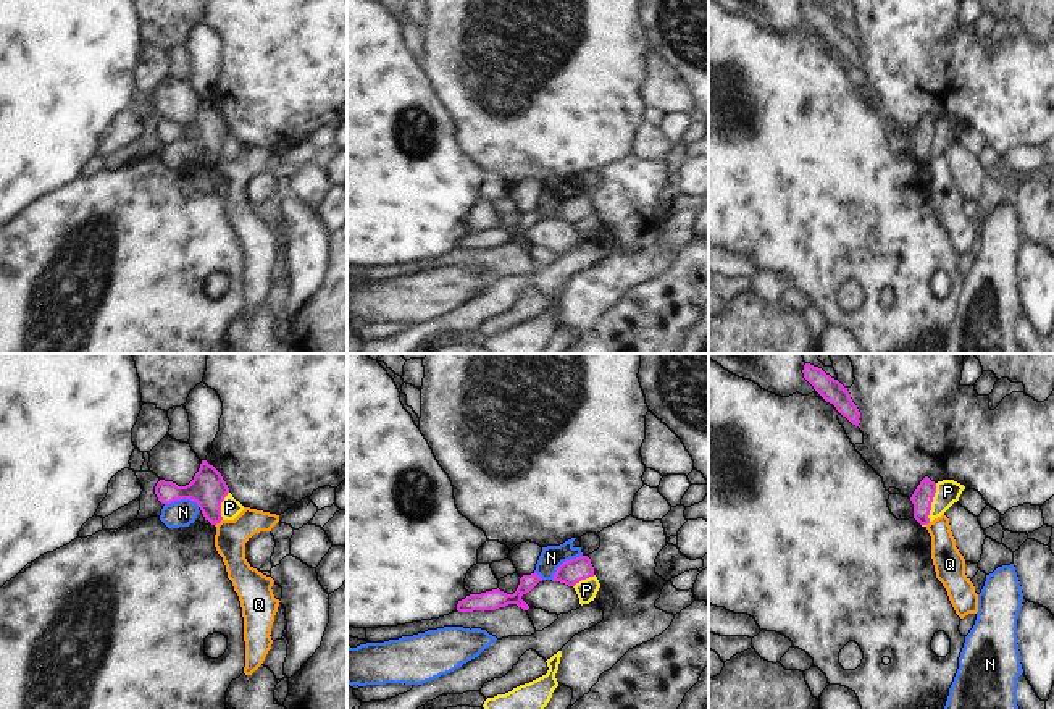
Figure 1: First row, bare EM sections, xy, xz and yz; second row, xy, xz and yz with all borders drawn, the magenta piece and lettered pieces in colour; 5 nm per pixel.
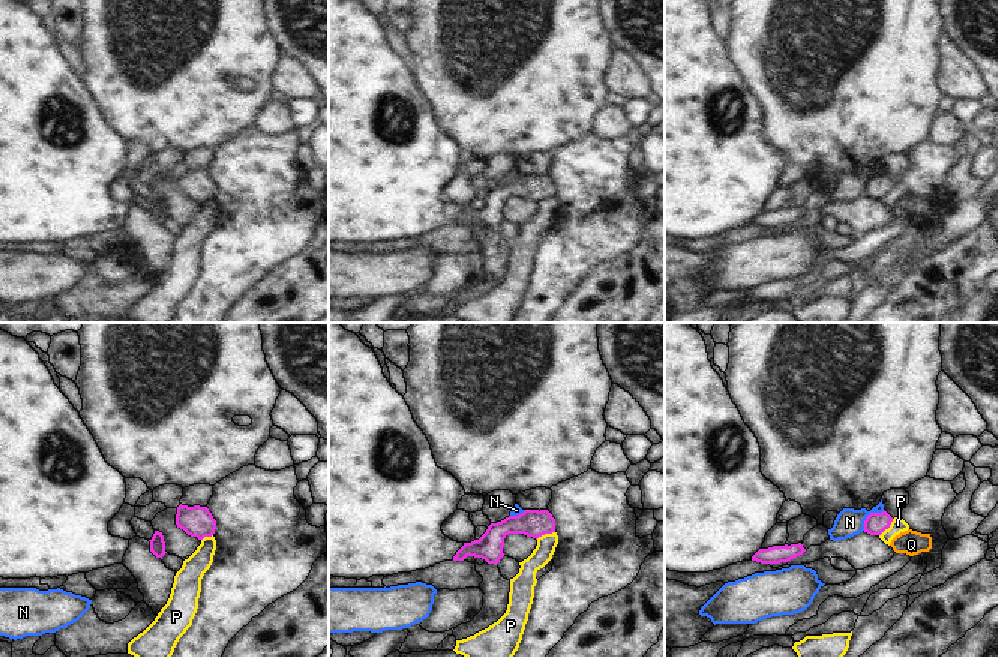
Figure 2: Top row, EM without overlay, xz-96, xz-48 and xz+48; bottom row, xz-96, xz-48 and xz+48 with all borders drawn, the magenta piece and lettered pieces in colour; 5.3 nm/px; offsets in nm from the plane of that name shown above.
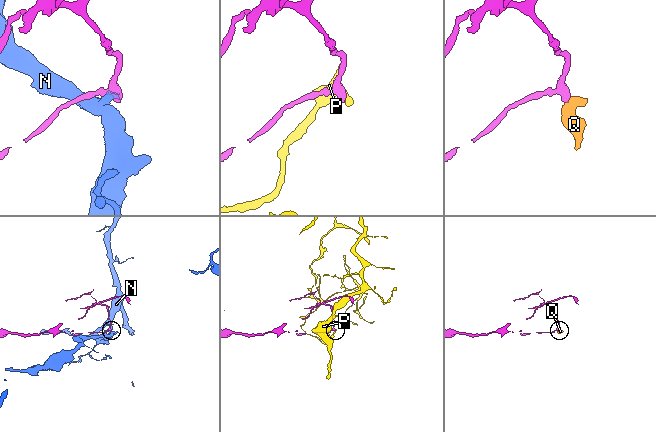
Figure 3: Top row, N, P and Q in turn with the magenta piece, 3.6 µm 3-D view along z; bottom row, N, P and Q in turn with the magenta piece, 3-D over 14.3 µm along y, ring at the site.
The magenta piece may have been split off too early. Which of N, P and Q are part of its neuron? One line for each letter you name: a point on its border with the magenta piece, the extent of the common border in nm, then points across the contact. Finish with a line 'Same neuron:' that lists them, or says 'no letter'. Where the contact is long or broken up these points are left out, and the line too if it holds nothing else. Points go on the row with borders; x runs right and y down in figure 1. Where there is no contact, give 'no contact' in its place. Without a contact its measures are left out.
Same neuron: no letter

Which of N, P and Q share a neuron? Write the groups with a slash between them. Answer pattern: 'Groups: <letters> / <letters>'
Groups: N / P / Q.

